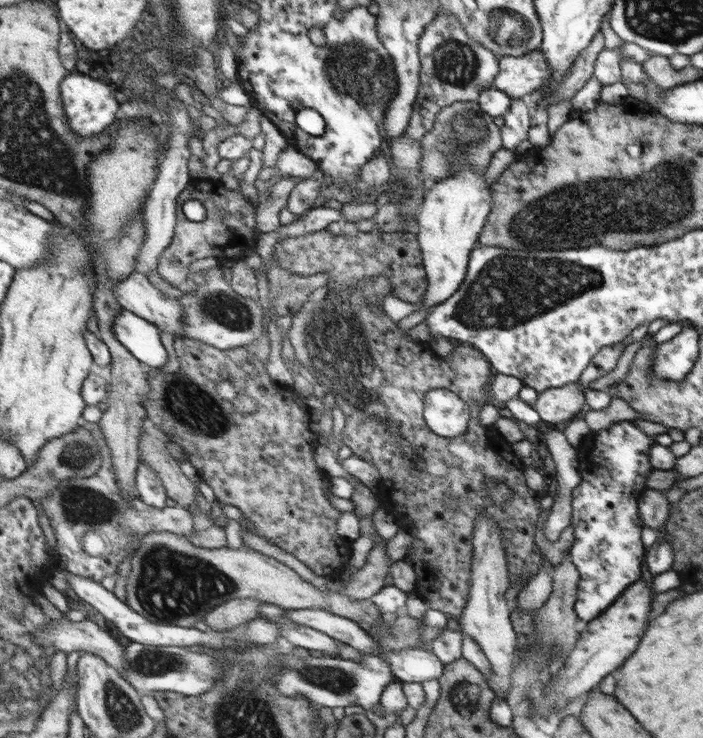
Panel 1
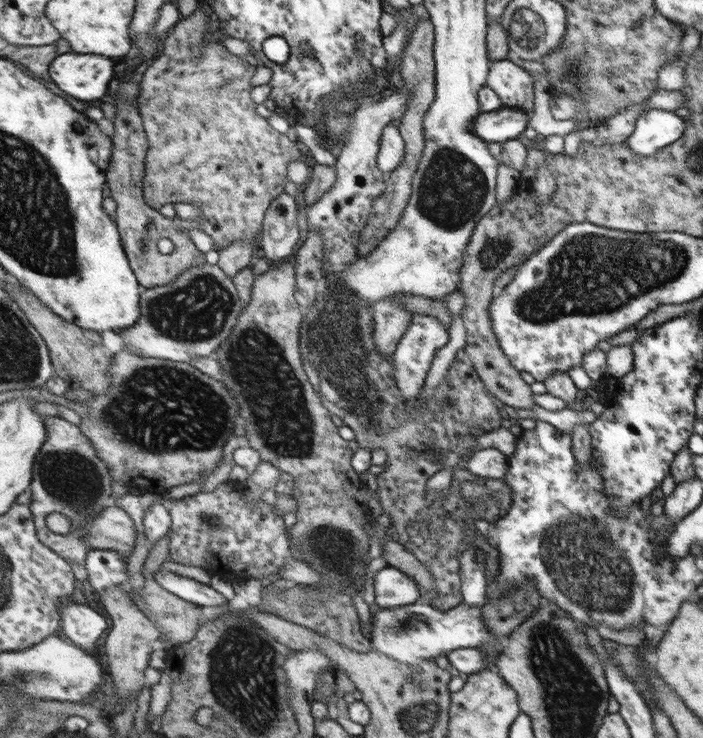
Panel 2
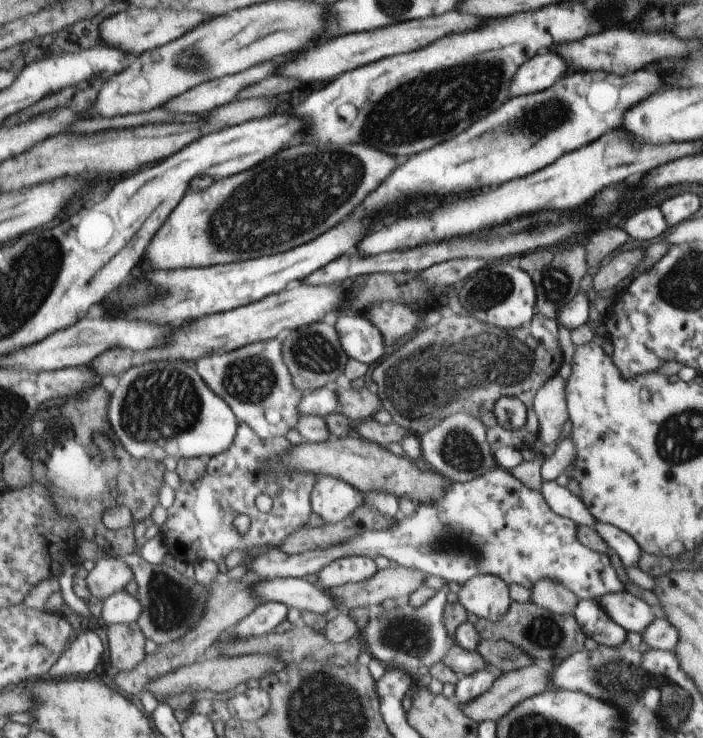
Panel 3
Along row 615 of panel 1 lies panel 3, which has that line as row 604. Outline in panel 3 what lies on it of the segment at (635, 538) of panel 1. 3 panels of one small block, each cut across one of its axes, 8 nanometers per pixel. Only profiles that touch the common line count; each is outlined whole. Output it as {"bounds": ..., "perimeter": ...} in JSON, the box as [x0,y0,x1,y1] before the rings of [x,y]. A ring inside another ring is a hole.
{"bounds":[573,599,628,648],"perimeter":[[[580,599],[573,616],[585,630],[586,636],[590,636],[598,645],[614,648],[627,643],[628,632],[610,618],[600,601]]]}

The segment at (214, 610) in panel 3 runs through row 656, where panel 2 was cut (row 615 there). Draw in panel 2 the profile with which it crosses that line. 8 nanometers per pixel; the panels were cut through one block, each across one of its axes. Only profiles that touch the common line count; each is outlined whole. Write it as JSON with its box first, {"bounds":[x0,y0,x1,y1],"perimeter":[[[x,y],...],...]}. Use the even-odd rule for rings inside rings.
{"bounds":[127,532,207,650],"perimeter":[[[171,532],[168,536],[156,542],[149,548],[148,557],[145,559],[142,574],[145,578],[144,587],[140,590],[134,590],[128,586],[127,592],[134,599],[134,603],[145,612],[157,626],[166,632],[167,640],[164,641],[163,647],[167,650],[180,646],[187,642],[192,642],[199,633],[203,624],[207,621],[202,612],[202,607],[187,602],[177,594],[166,590],[156,579],[155,574],[161,569],[161,565],[172,556],[171,552]]]}

